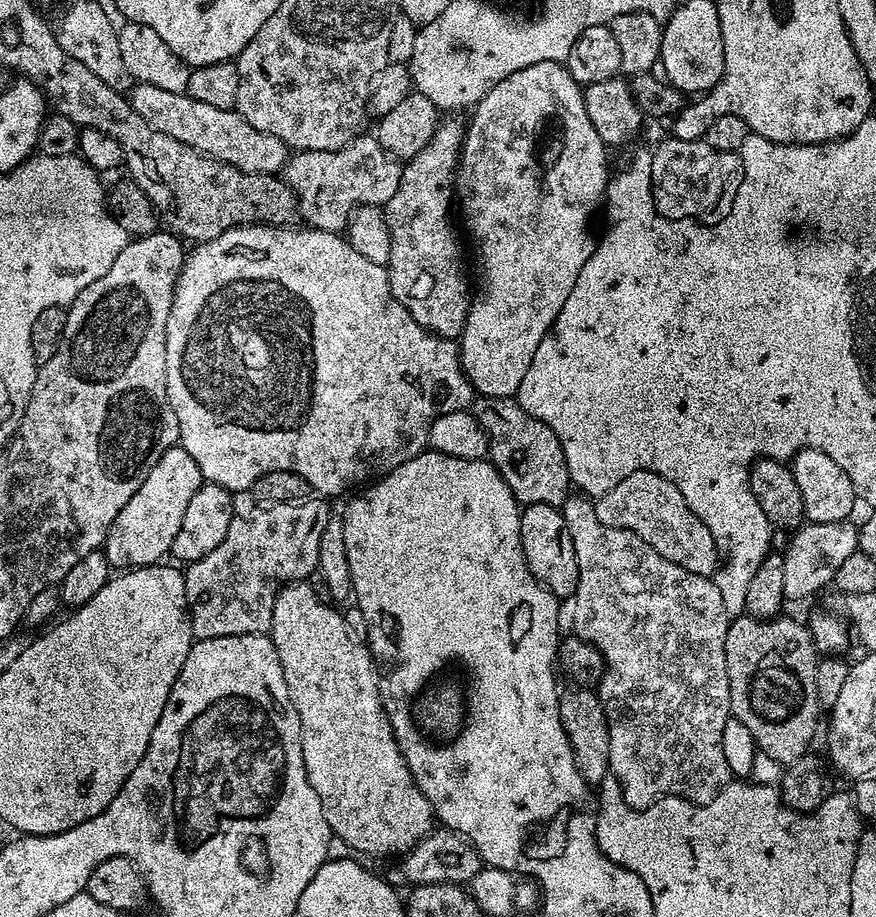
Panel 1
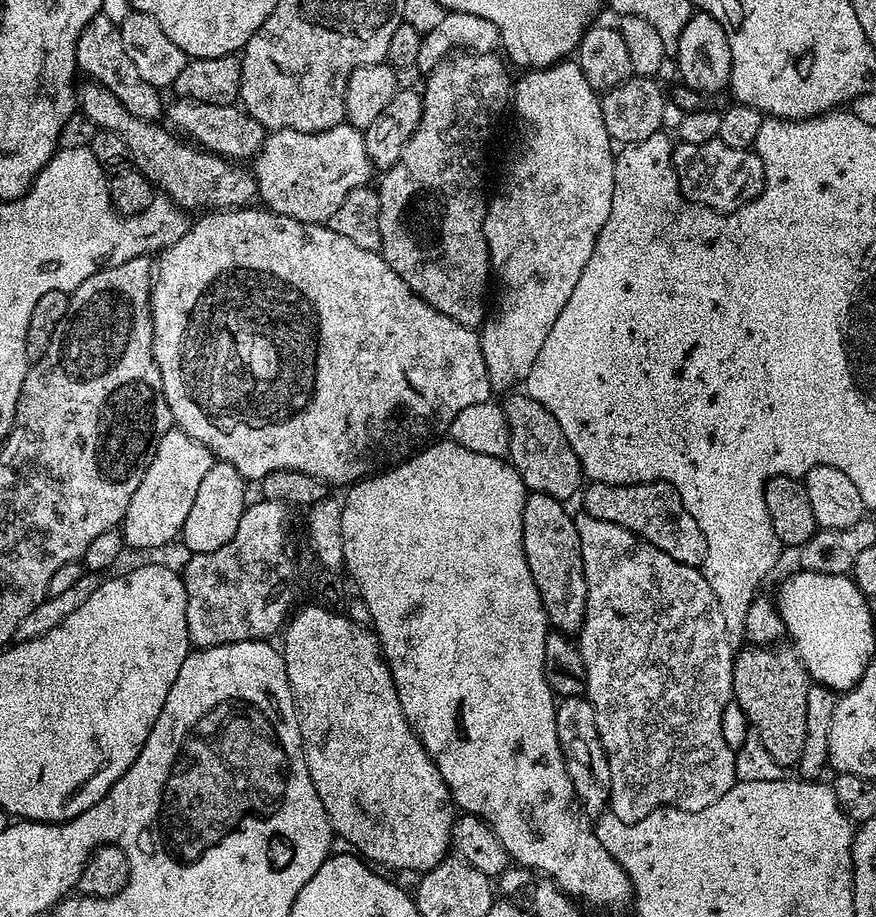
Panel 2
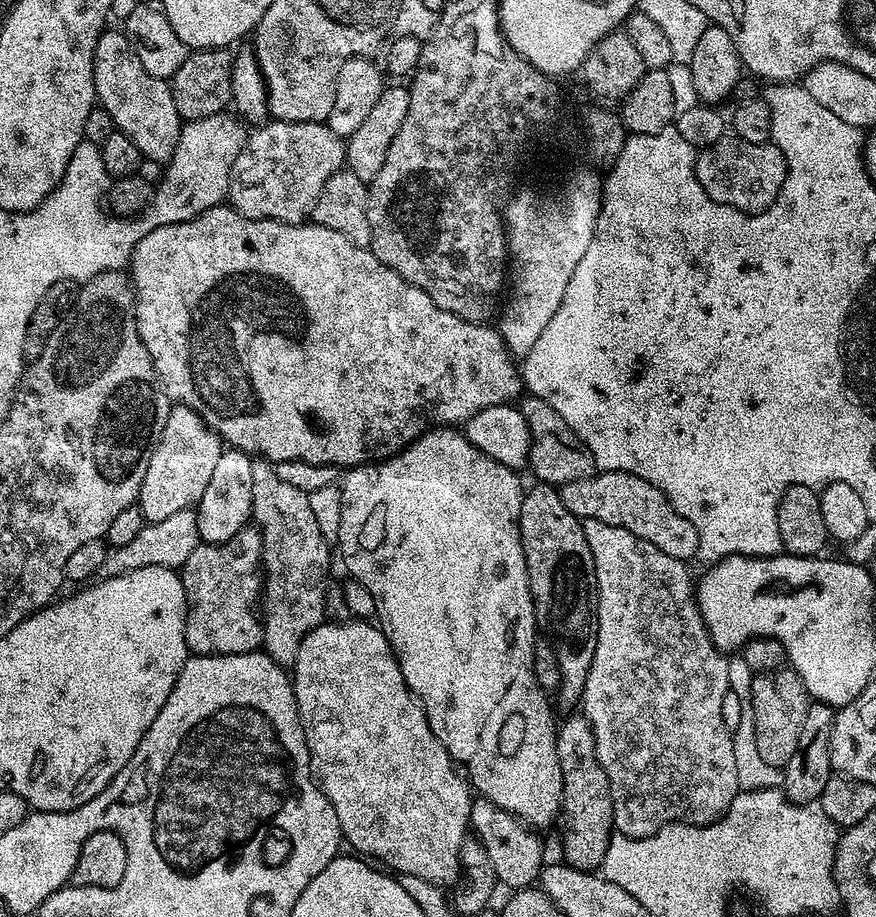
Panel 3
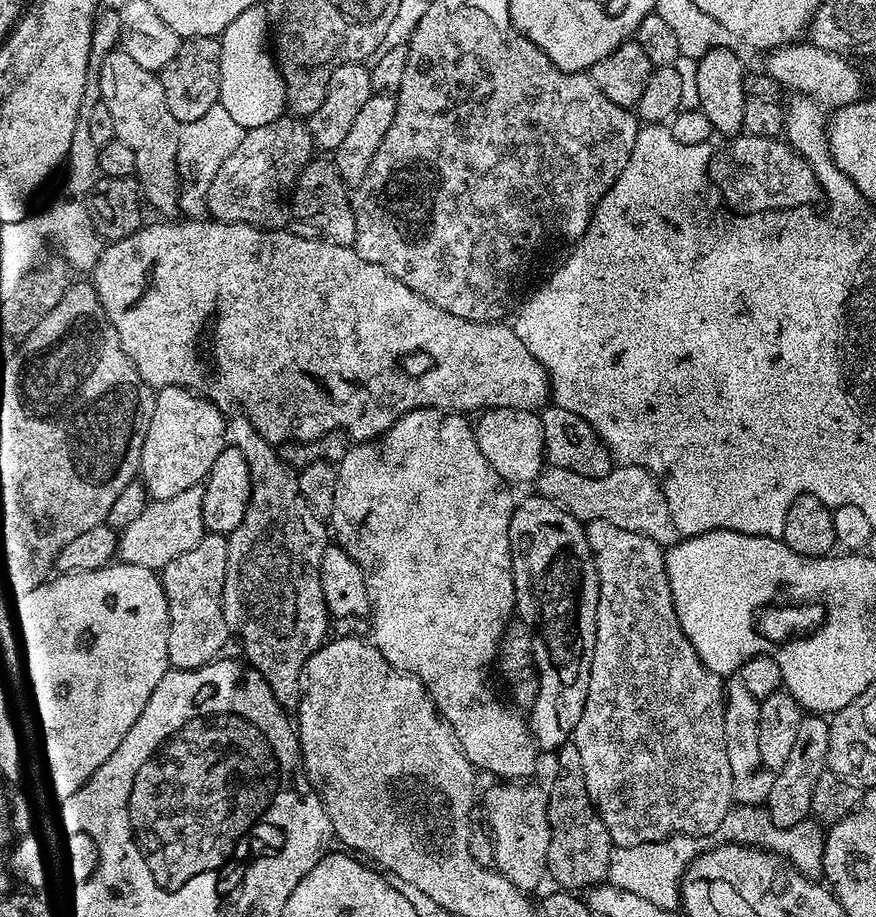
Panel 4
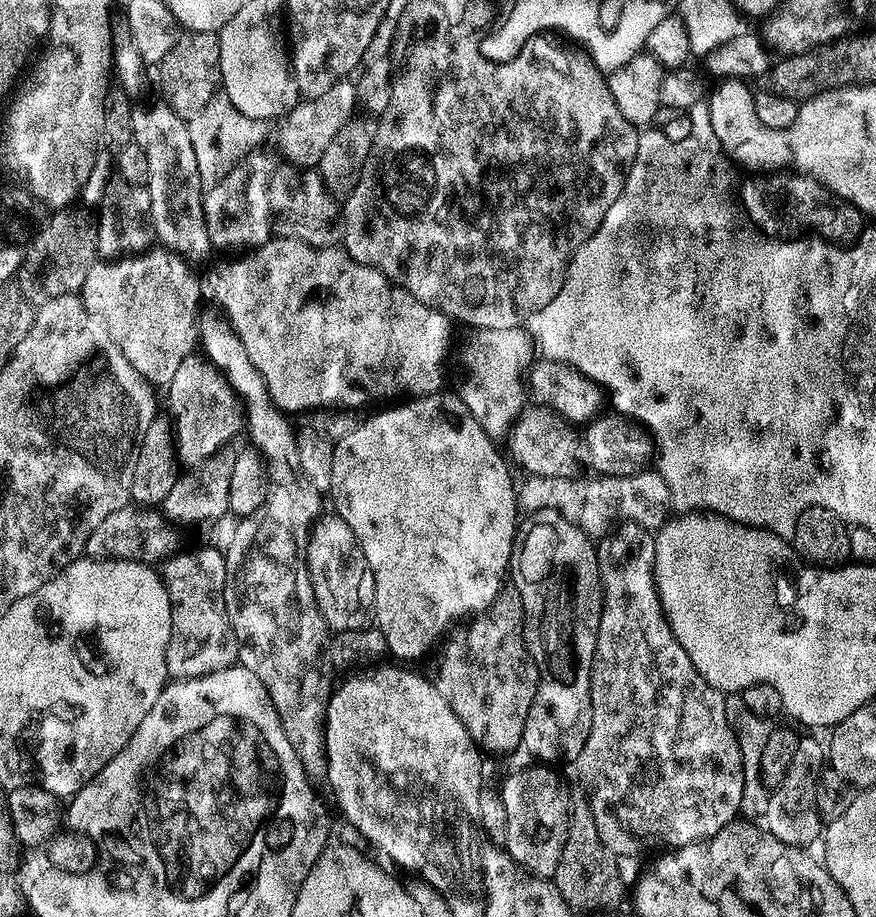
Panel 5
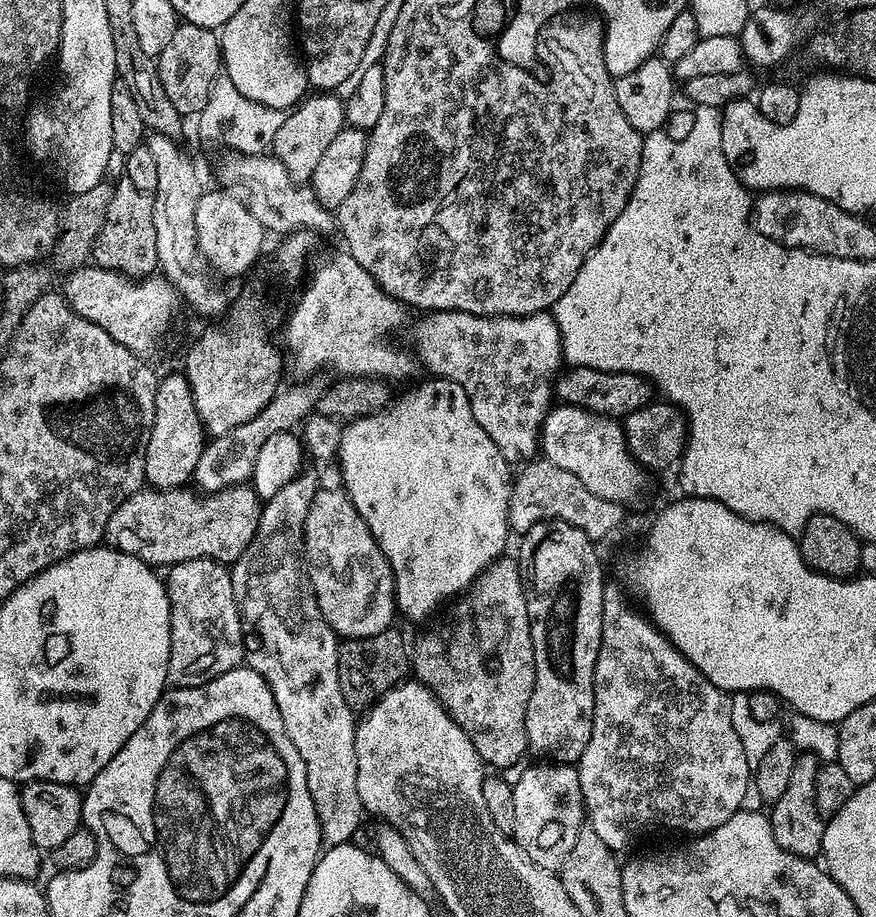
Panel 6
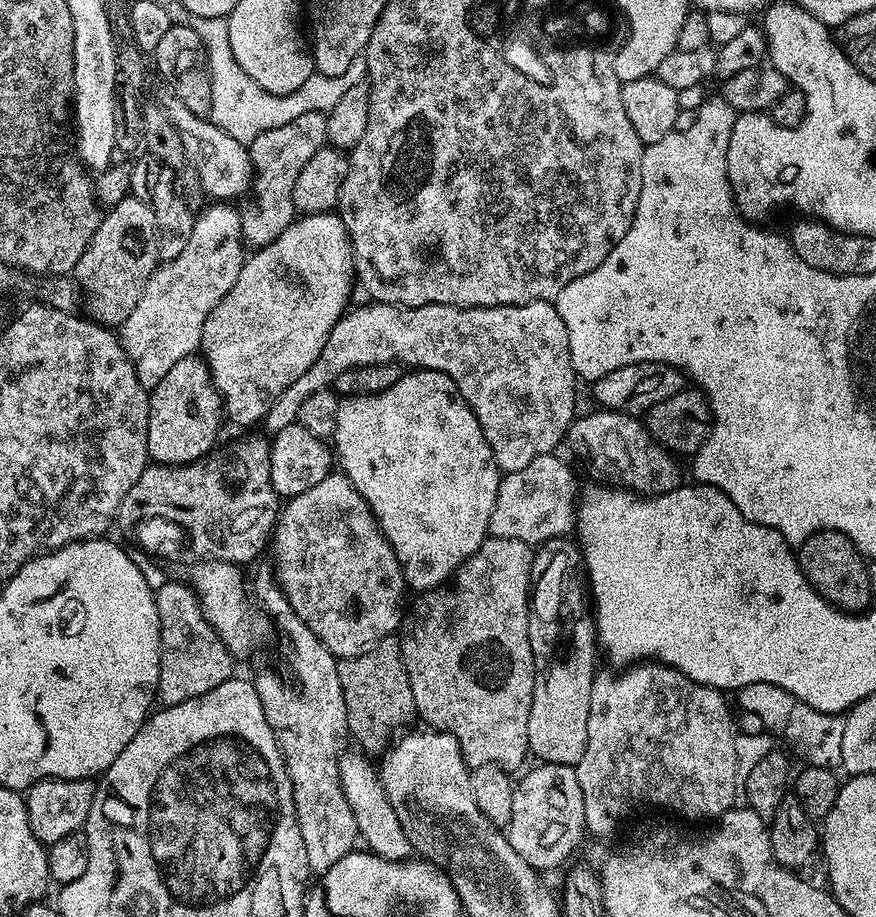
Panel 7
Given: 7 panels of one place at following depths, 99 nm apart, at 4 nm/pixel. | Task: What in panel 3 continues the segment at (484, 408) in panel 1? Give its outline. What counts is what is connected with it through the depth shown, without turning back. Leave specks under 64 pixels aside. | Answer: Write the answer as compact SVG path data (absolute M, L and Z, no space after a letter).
M528 394L519 401L518 407L530 430L528 468L536 475L535 479L539 483L559 486L589 475L588 449L580 441L578 434L574 434L574 430L566 422L562 422L562 414L558 414L558 410L550 406L550 402L542 402L542 398Z

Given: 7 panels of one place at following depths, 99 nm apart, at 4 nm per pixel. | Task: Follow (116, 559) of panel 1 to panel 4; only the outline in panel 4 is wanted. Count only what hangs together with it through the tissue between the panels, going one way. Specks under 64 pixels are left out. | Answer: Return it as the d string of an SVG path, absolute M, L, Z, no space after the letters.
M188 386L159 389L156 418L150 437L150 452L156 455L153 495L157 500L174 498L174 494L182 494L182 490L203 485L212 473L218 454L222 454L226 447L229 421L224 421L218 405L211 404L196 392L199 391Z

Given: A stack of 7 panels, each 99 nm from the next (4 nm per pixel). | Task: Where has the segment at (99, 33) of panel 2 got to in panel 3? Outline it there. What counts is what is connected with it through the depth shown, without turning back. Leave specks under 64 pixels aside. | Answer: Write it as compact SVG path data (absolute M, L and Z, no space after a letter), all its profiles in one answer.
M120 30L101 32L96 39L92 69L99 107L108 111L109 118L116 123L113 125L138 146L141 157L167 162L174 154L182 127L182 118L174 106L171 83L163 76L150 74L150 70L138 62L138 54L134 54L127 36Z

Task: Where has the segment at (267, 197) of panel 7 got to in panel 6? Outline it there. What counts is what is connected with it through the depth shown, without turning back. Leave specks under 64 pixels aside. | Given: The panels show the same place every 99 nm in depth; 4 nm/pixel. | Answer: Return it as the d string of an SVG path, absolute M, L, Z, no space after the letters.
M335 94L312 95L301 100L285 115L278 134L274 134L274 142L270 149L271 155L282 162L290 178L297 182L311 181L314 169L318 166L323 152L330 146L330 141L346 127L344 100L341 97Z

